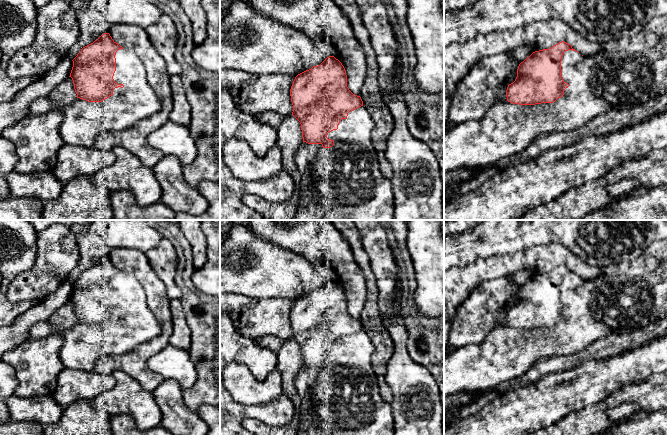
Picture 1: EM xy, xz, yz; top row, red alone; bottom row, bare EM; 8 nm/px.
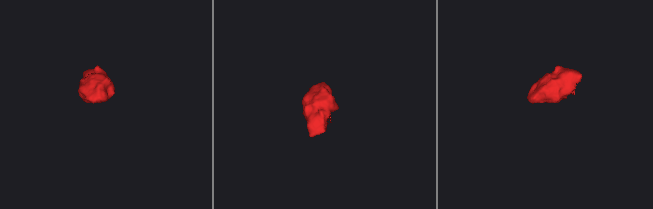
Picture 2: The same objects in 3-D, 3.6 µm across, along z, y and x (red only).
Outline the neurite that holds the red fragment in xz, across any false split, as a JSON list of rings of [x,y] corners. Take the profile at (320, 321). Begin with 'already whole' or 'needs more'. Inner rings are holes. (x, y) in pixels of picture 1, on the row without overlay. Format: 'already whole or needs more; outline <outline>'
needs more; outline [[[329,280],[320,289],[298,298],[291,310],[290,320],[293,329],[292,339],[300,346],[303,361],[303,366],[294,380],[294,386],[301,400],[297,435],[395,435],[395,420],[391,405],[385,402],[380,395],[377,378],[372,369],[371,357],[375,349],[374,344],[363,330],[361,321],[353,318],[347,311],[347,299],[342,287],[334,280]]]

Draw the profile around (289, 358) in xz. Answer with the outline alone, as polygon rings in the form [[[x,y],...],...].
[[[289,339],[276,352],[276,355],[277,364],[275,368],[282,378],[283,393],[290,399],[295,409],[299,409],[301,400],[294,386],[294,380],[303,366],[301,348],[293,339]]]

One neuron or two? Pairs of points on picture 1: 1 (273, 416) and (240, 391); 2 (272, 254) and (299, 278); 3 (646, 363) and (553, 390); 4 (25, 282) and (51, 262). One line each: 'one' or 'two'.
1: two
2: one
3: one
4: one

